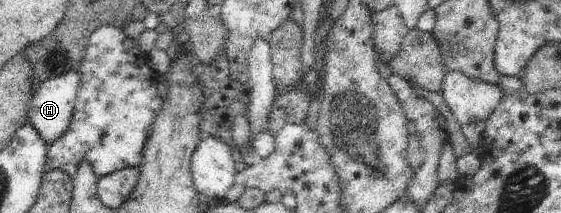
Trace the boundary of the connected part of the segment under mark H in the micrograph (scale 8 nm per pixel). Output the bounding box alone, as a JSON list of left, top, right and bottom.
[28,71,79,146]

